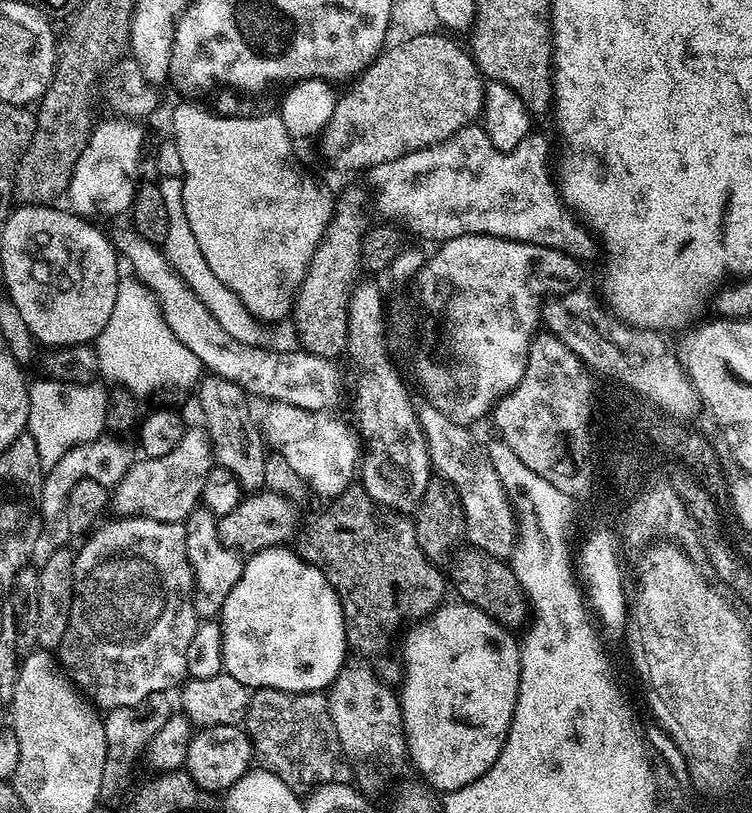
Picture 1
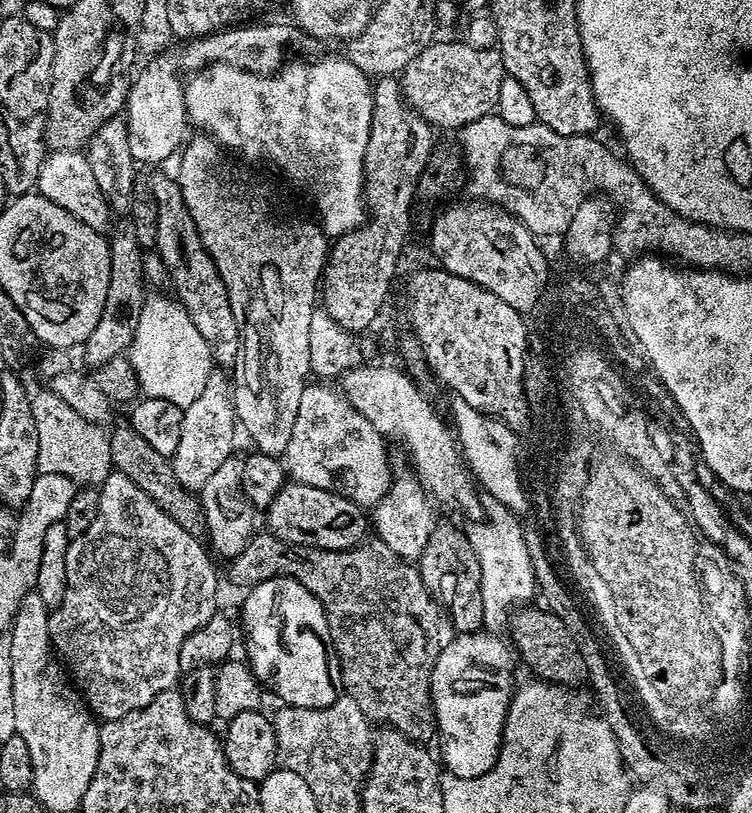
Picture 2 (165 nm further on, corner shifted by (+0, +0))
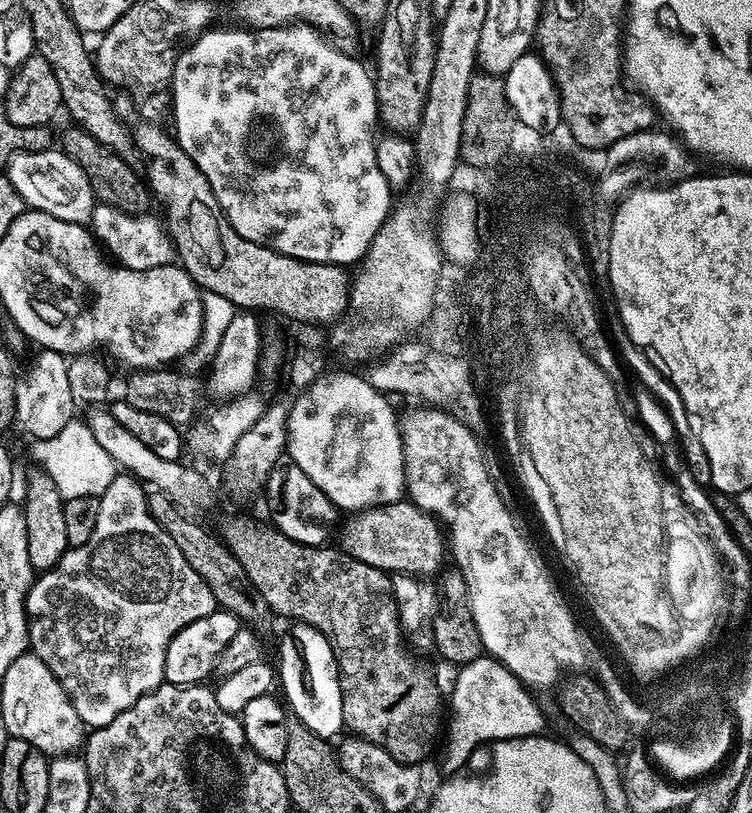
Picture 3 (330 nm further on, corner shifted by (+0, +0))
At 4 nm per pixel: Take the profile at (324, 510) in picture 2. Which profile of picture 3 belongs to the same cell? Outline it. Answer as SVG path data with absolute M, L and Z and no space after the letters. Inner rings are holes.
M403 499L397 504L366 508L349 516L352 517L345 522L338 541L340 551L347 556L358 558L358 562L366 562L366 566L380 568L389 574L408 573L409 576L432 578L441 571L440 563L444 556L446 560L445 533L441 525L418 505Z

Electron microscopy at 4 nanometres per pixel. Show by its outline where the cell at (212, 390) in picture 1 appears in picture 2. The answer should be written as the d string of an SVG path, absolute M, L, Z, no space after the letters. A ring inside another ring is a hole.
M171 175L154 177L150 200L156 206L158 218L154 252L164 264L167 279L172 279L172 288L176 291L175 299L183 304L184 309L190 314L190 322L198 326L198 334L206 338L213 361L221 369L231 369L240 359L240 327L234 318L234 310L230 310L230 298L219 276L218 267L203 246L198 227L195 226L186 203L183 202L178 180Z

